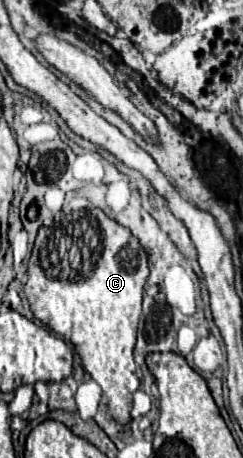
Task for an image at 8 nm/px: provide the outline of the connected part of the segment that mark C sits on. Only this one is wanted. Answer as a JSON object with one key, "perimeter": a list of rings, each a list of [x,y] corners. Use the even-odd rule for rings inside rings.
{"perimeter":[[[84,208],[64,212],[56,222],[38,230],[28,264],[28,282],[24,284],[24,294],[30,302],[32,314],[62,338],[68,336],[82,358],[84,370],[102,388],[112,418],[120,424],[130,422],[132,394],[140,386],[132,350],[136,344],[138,318],[142,314],[142,292],[146,278],[148,262],[138,238],[132,236],[126,226],[110,220],[100,208]]]}

